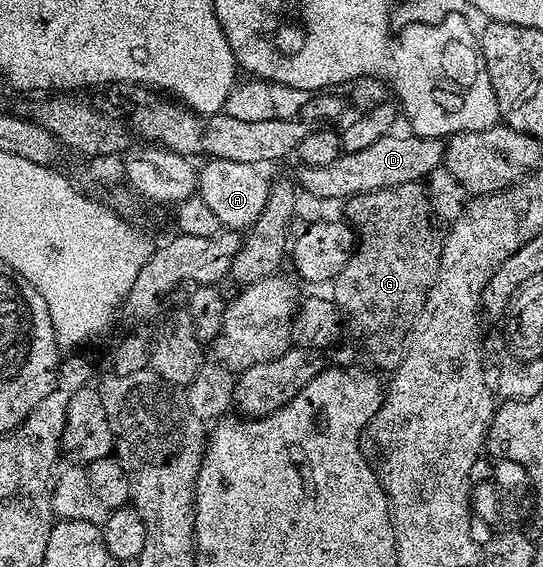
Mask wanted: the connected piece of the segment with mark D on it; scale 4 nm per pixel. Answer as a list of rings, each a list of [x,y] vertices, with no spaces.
[[[390,133],[379,137],[367,149],[359,149],[359,153],[343,153],[331,165],[318,167],[298,166],[295,172],[296,182],[300,190],[317,199],[341,199],[348,201],[354,195],[362,195],[368,191],[387,189],[395,185],[421,183],[428,180],[429,174],[445,162],[445,143],[440,139],[423,137],[420,139],[412,133],[397,135]]]

